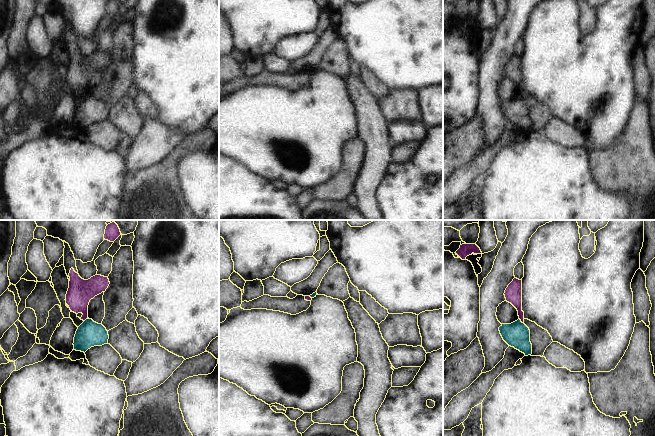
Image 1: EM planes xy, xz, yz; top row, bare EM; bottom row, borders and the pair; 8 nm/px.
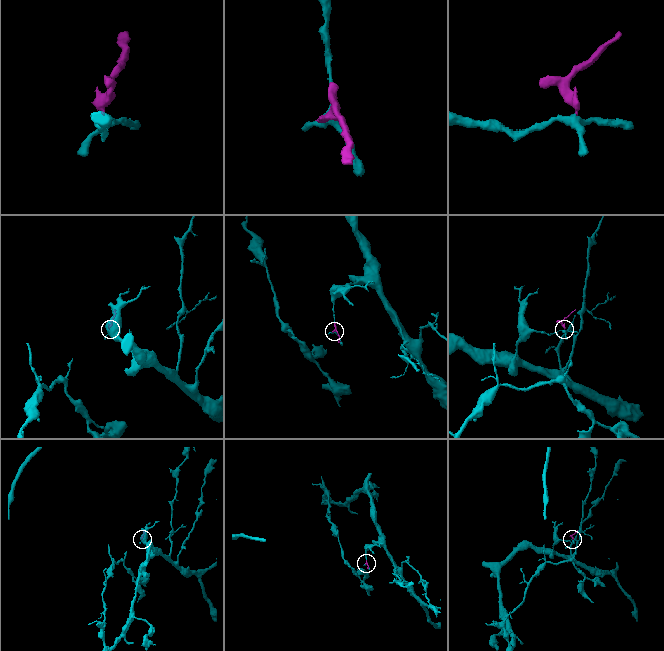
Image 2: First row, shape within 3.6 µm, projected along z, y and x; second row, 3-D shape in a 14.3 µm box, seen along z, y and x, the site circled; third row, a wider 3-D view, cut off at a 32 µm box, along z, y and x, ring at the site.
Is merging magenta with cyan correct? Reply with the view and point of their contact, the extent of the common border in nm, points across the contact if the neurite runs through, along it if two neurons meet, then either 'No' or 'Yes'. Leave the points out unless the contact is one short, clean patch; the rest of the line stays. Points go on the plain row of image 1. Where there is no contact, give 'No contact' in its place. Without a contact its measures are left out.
Touches magenta at yz (521, 97). Shared border 60 nm. Boundary: yz (519, 94), (523, 99). No

